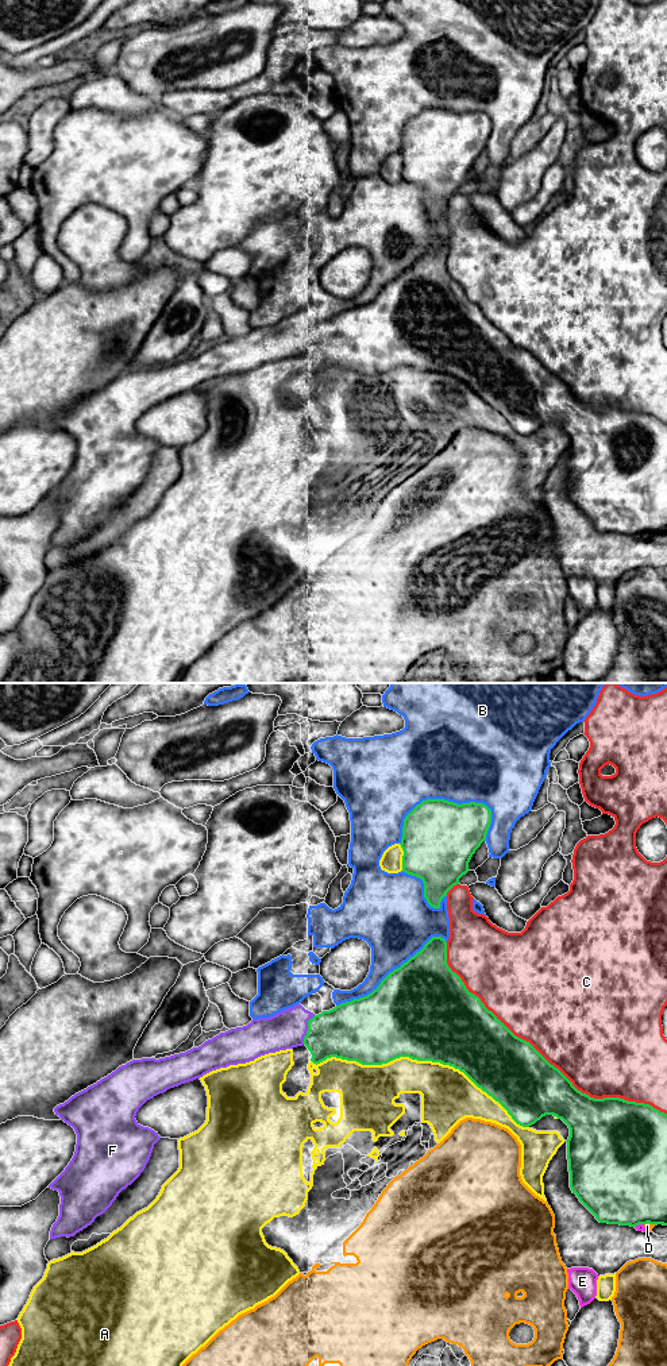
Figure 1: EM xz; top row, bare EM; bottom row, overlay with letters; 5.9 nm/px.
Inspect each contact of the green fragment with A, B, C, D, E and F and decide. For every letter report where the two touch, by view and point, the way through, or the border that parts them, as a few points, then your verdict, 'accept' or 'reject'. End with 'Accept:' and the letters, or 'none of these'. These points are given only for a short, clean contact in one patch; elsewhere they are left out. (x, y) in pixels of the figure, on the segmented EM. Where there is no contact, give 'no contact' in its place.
A: meets green in xz at (420, 1060); reject
B: meets green in xz at (435, 799); reject
C: meets green in xz at (542, 1056); reject
D: meets green in xz at (650, 1223); reject
E: meets green in xz at (639, 1223); reject
F: meets green in xz at (308, 1029); accept
Accept: F

